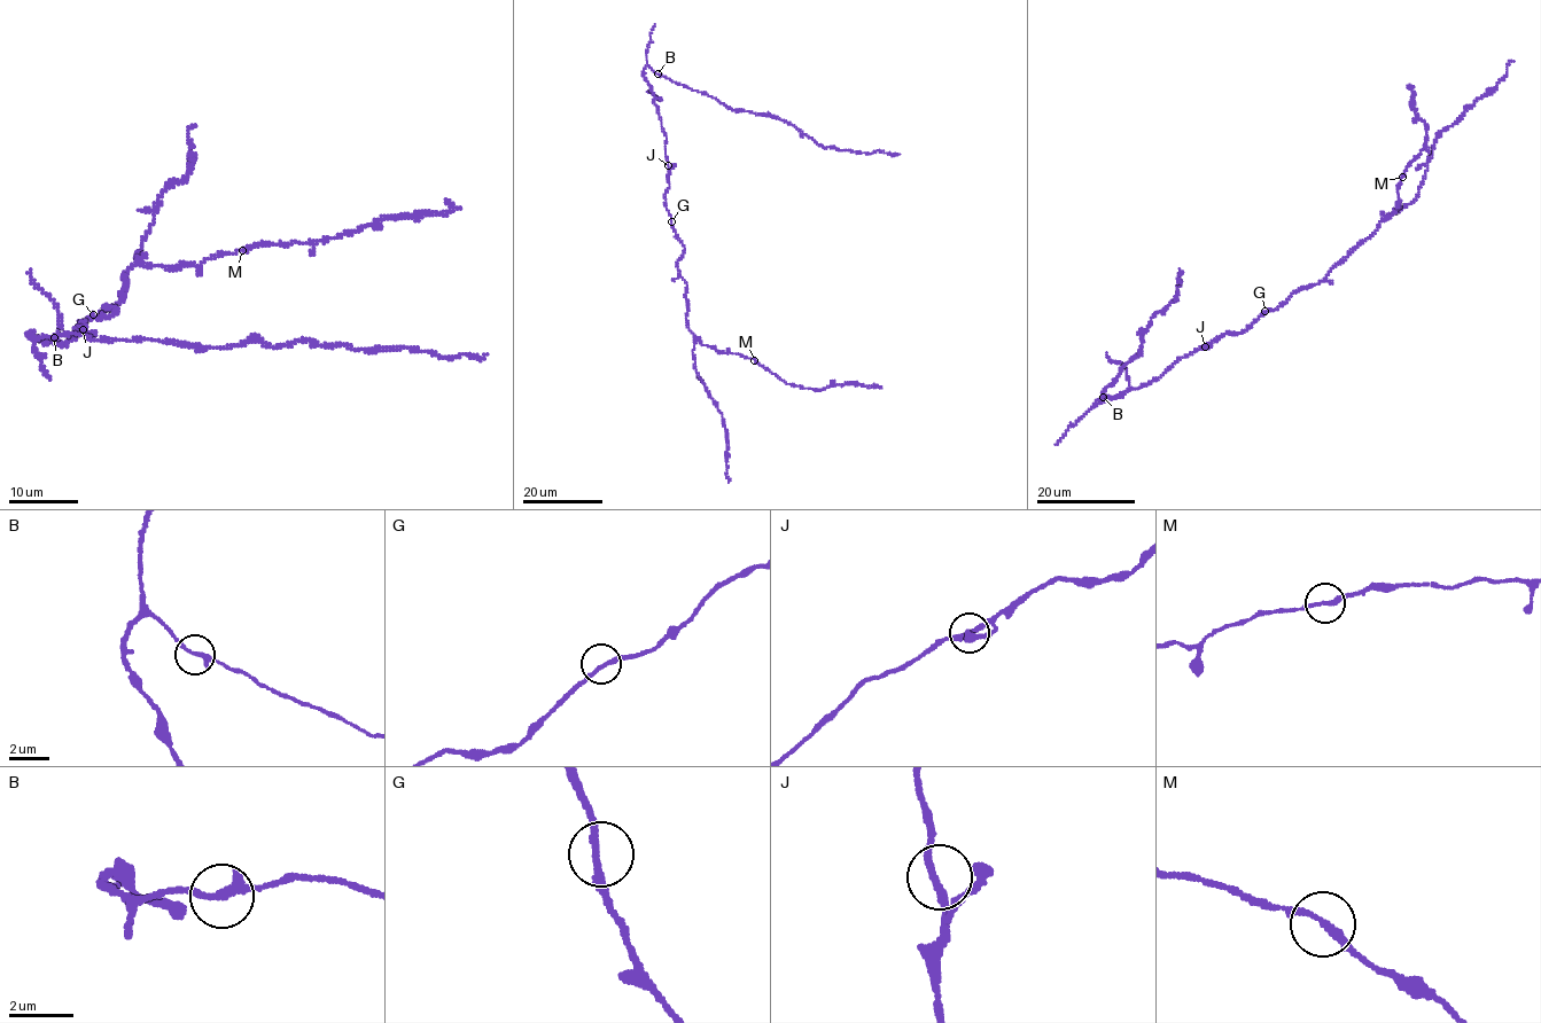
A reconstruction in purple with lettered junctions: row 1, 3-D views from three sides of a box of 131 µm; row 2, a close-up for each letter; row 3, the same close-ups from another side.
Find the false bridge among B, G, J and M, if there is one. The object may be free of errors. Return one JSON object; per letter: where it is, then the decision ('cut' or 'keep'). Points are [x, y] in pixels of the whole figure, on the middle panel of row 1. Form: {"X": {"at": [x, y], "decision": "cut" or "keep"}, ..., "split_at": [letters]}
{"B": {"at": [658, 73], "decision": "keep"}, "G": {"at": [671, 221], "decision": "keep"}, "J": {"at": [668, 165], "decision": "keep"}, "M": {"at": [754, 360], "decision": "keep"}, "split_at": []}

